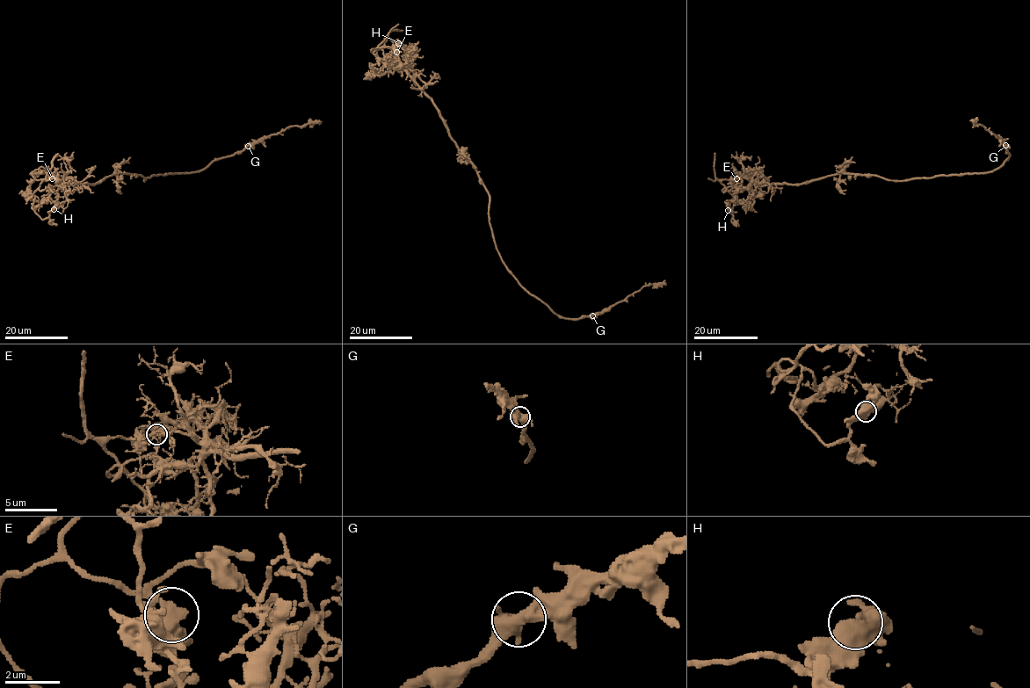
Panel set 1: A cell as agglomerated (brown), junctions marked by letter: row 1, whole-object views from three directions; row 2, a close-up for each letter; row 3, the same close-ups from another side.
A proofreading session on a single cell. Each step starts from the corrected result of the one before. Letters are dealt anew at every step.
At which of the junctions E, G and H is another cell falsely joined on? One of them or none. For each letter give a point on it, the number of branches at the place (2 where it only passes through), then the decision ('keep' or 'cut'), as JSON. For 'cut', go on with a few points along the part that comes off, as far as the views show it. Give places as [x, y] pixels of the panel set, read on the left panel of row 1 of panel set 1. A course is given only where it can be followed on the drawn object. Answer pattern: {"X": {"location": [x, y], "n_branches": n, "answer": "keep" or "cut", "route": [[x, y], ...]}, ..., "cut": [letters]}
{"E": {"location": [52, 178], "n_branches": 3, "answer": "cut", "route": [[53, 178], [39, 179], [42, 179], [33, 193], [32, 207], [45, 219], [59, 201]]}, "G": {"location": [248, 146], "n_branches": 3, "answer": "keep"}, "H": {"location": [54, 209], "n_branches": 3, "answer": "keep"}, "cut": ["E"]}

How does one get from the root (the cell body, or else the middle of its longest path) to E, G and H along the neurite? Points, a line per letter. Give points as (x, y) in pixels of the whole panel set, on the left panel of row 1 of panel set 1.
E: (145, 179), (141, 176), (114, 173), (93, 184), (64, 184), (52, 175), (53, 178)
G: (145, 179), (158, 175), (197, 172), (213, 161), (240, 153), (248, 146)
H: (145, 179), (114, 173), (93, 184), (60, 183), (46, 201), (36, 197), (32, 206), (42, 219), (54, 209)

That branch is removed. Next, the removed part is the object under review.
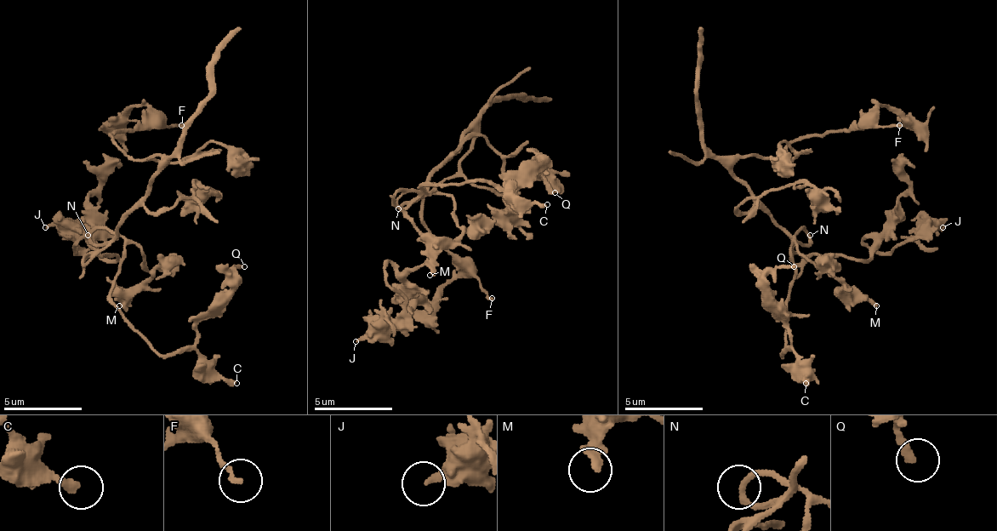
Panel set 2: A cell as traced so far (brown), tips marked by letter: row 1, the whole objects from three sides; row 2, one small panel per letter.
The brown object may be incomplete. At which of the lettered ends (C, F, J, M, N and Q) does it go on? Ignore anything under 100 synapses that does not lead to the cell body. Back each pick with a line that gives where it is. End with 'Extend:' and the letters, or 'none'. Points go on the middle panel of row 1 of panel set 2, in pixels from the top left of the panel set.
Extend: none

